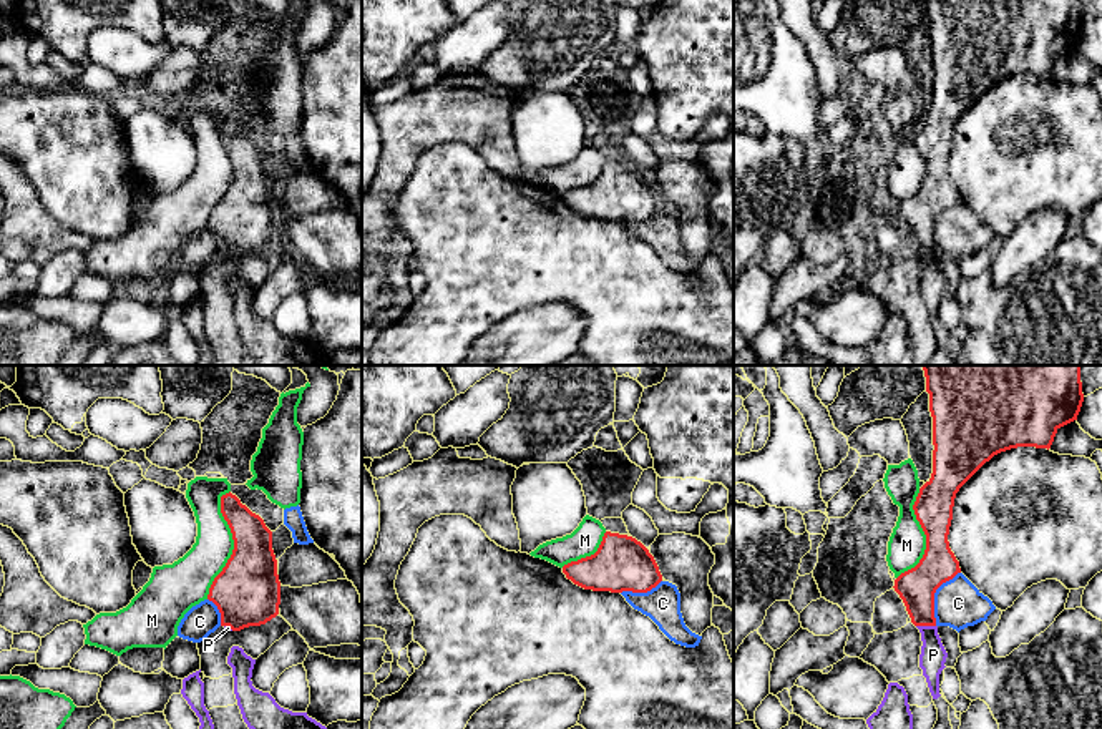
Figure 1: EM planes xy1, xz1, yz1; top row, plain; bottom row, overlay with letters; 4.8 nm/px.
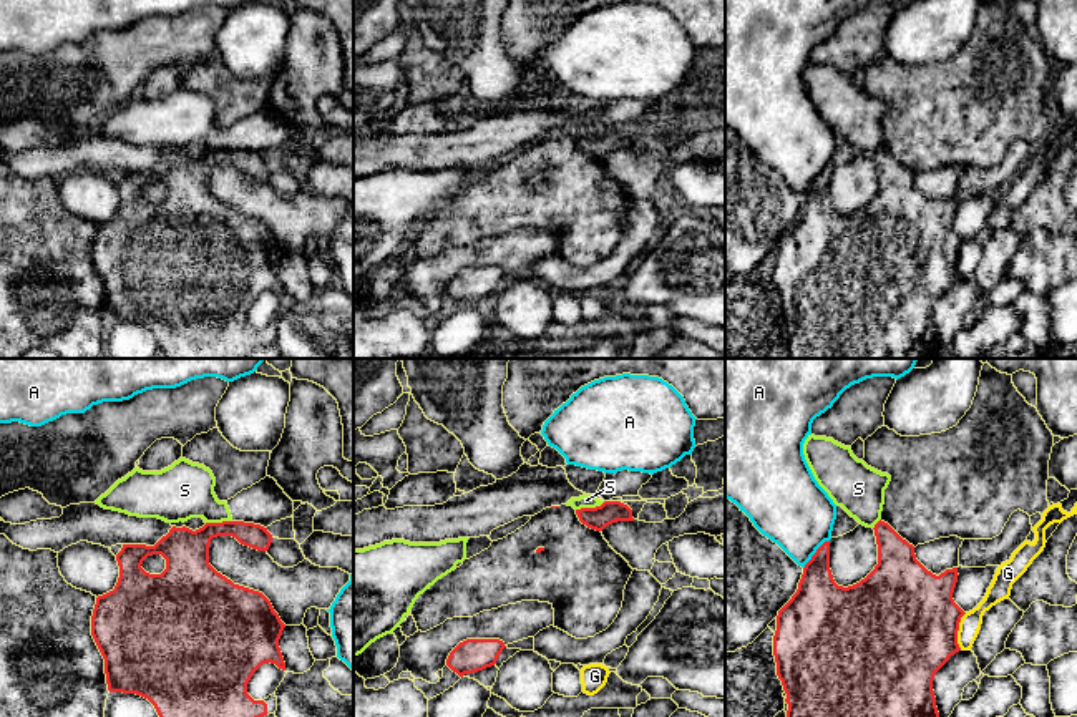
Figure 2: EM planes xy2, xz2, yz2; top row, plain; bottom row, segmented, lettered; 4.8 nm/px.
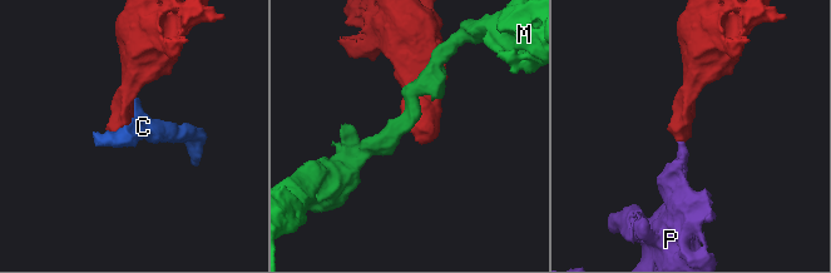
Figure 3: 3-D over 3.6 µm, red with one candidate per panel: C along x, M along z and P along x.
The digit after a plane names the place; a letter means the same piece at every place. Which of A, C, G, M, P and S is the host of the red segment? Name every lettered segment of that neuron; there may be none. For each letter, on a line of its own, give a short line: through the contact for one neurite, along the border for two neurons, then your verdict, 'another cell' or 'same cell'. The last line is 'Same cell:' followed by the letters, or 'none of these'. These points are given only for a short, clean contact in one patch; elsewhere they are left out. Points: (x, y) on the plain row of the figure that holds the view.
A: line yz2 (828, 168), (804, 196); another cell
C: another cell
G: line yz2 (966, 241), (958, 259), (960, 278); another cell
M: another cell
P: line yz1 (916, 215), (921, 244), (926, 253), (933, 283); same cell
S: line xz2 (604, 130), (576, 138); another cell
Same cell: P

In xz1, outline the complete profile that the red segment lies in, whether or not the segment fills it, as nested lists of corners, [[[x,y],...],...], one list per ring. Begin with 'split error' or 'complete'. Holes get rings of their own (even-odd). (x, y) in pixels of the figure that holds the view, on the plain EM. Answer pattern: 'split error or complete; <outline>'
complete; [[[611,159],[594,183],[564,193],[563,201],[584,218],[611,221],[647,221],[662,209],[654,184],[641,169]]]

